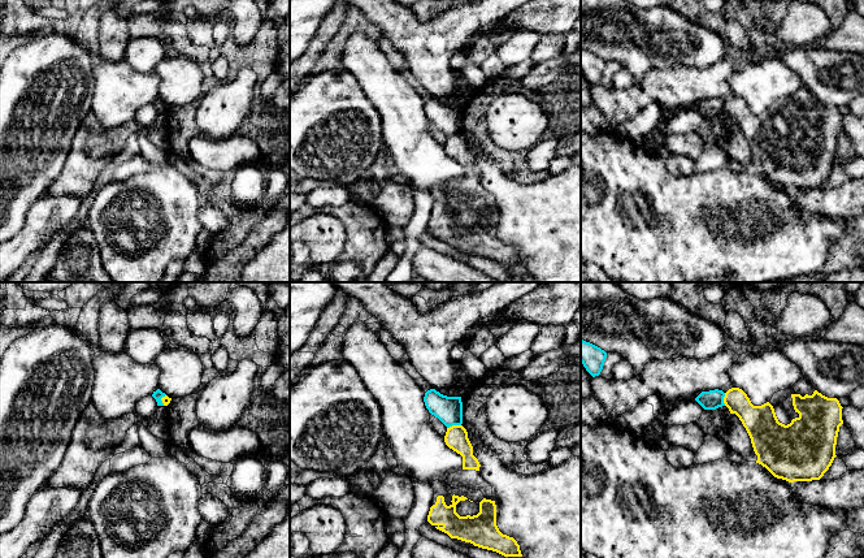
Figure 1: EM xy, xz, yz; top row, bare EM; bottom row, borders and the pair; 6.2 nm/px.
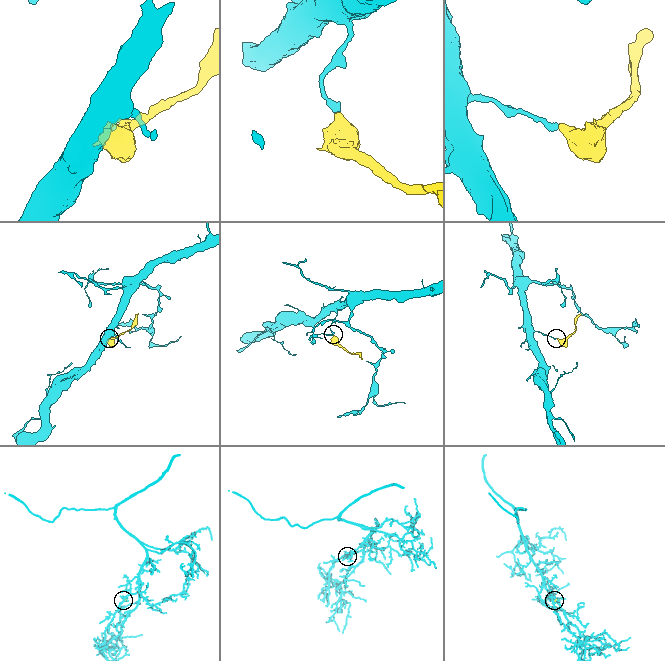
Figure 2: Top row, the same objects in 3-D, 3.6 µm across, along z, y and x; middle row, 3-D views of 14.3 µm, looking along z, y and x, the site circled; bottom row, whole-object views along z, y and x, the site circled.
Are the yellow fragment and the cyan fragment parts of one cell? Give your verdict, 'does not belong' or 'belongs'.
does not belong

